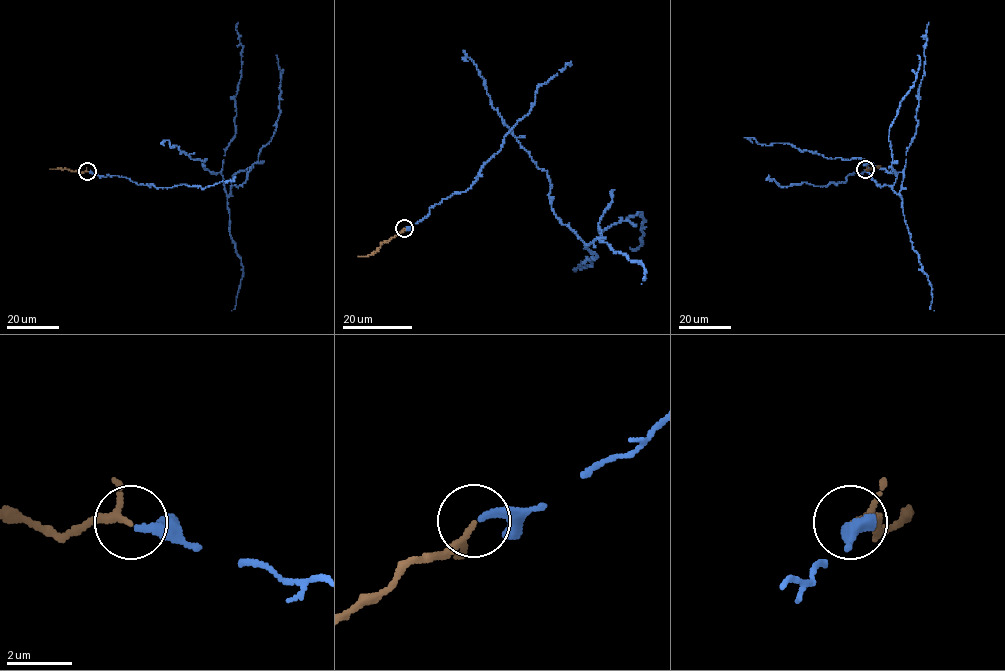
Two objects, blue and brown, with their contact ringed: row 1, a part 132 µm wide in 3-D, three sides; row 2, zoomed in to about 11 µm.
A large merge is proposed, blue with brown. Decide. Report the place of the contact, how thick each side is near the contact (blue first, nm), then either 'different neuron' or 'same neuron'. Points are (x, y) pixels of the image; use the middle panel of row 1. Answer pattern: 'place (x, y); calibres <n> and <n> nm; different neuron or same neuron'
place (404, 228); calibres 260 and 150 nm; same neuron

